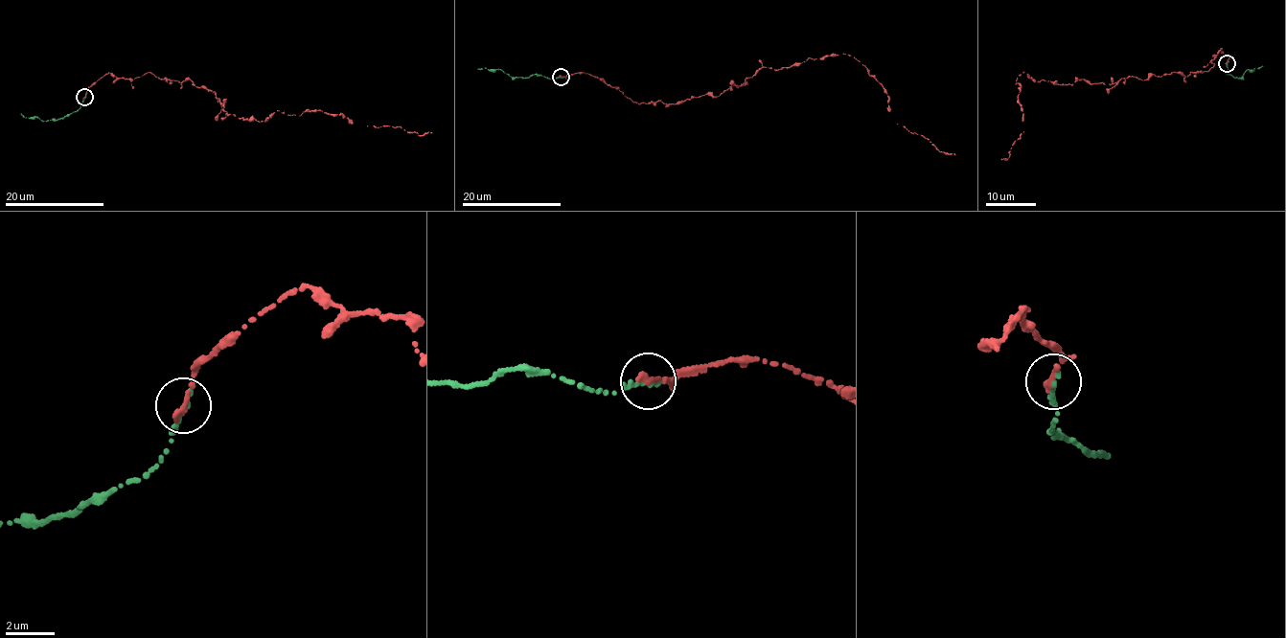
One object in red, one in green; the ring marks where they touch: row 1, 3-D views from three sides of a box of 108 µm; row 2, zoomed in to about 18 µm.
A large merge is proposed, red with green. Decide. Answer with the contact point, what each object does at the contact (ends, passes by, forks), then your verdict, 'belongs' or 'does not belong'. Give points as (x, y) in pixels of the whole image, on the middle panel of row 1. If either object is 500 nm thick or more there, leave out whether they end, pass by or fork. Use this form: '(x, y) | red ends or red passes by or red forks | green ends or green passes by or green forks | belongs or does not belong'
(561, 77) | red ends | green ends | belongs

